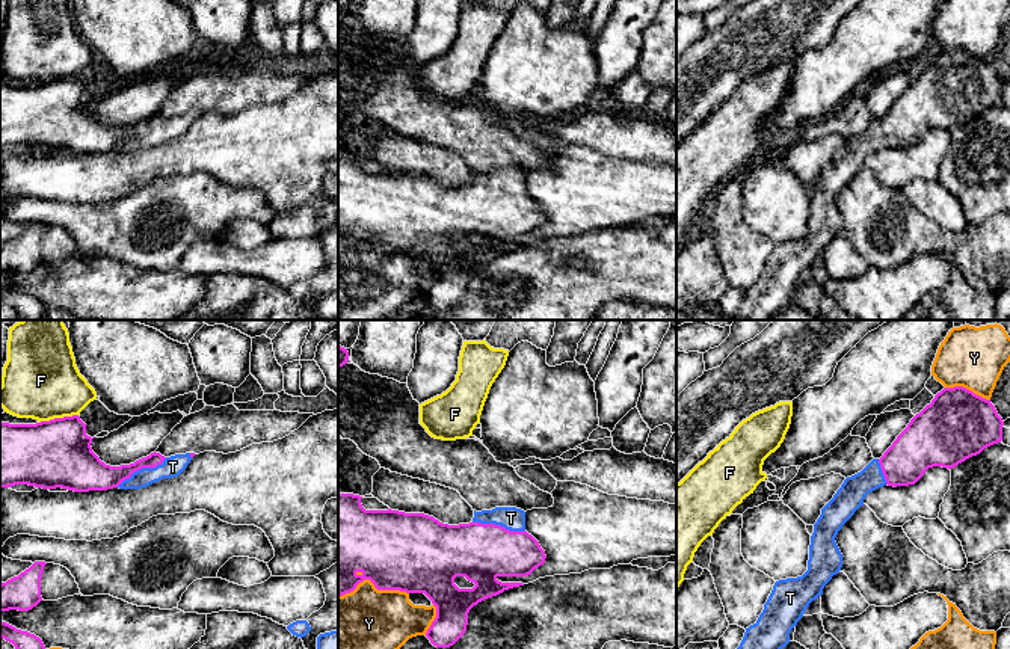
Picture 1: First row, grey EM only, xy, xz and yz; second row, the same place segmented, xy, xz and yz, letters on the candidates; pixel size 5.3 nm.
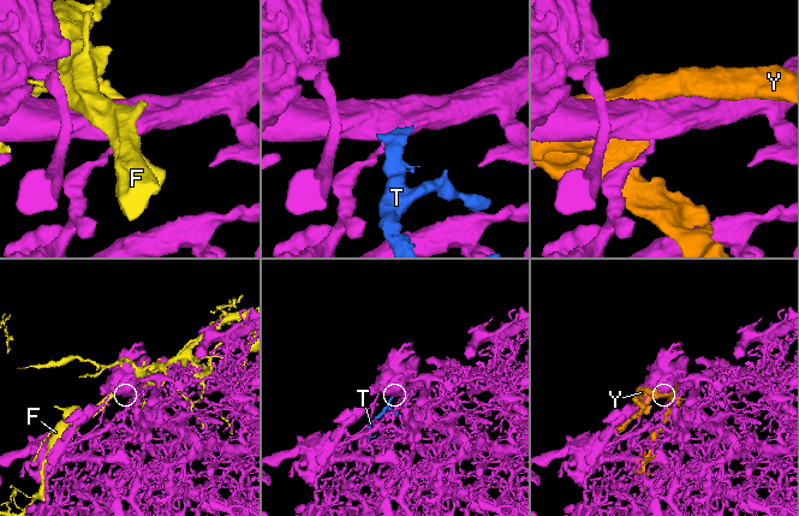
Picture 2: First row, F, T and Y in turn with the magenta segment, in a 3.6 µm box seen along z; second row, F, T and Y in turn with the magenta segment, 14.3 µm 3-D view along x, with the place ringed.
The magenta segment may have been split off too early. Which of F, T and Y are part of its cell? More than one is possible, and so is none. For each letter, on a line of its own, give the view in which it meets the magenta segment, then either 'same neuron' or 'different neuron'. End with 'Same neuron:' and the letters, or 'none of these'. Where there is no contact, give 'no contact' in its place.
F: contact in xy; different neuron
T: contact in xy; same neuron
Y: contact in xz; different neuron
Same neuron: T

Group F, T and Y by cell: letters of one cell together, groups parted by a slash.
F / T / Y

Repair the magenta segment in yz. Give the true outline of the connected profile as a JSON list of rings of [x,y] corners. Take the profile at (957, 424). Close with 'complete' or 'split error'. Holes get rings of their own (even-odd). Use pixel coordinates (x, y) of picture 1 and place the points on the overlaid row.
[[[963,386],[944,388],[935,395],[907,427],[897,436],[880,459],[873,459],[861,472],[847,477],[833,498],[821,509],[814,524],[809,545],[808,571],[797,578],[779,580],[764,604],[758,620],[746,628],[737,649],[782,649],[790,643],[790,631],[802,619],[812,601],[821,596],[824,586],[842,567],[842,554],[835,542],[838,531],[864,506],[865,497],[888,484],[915,484],[928,468],[954,468],[966,459],[980,454],[984,448],[1002,441],[1004,421],[990,400],[986,400]]]; split error

